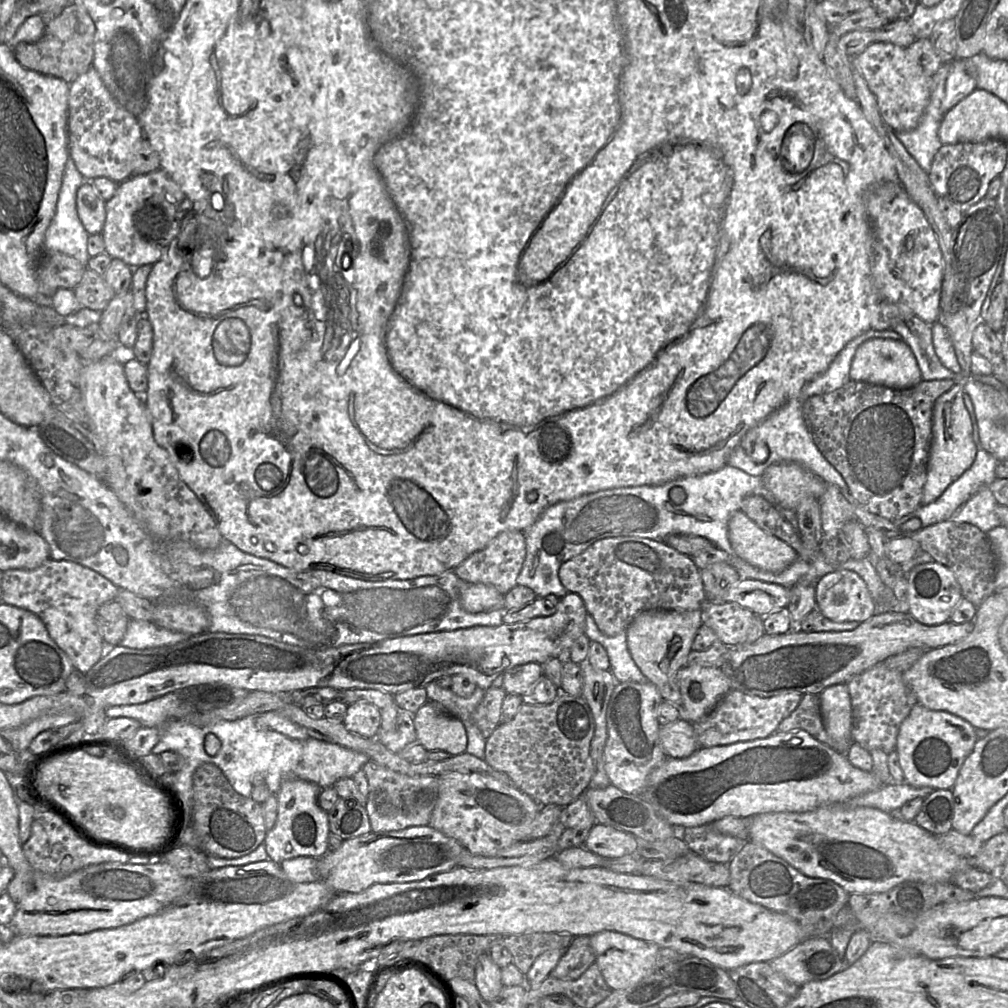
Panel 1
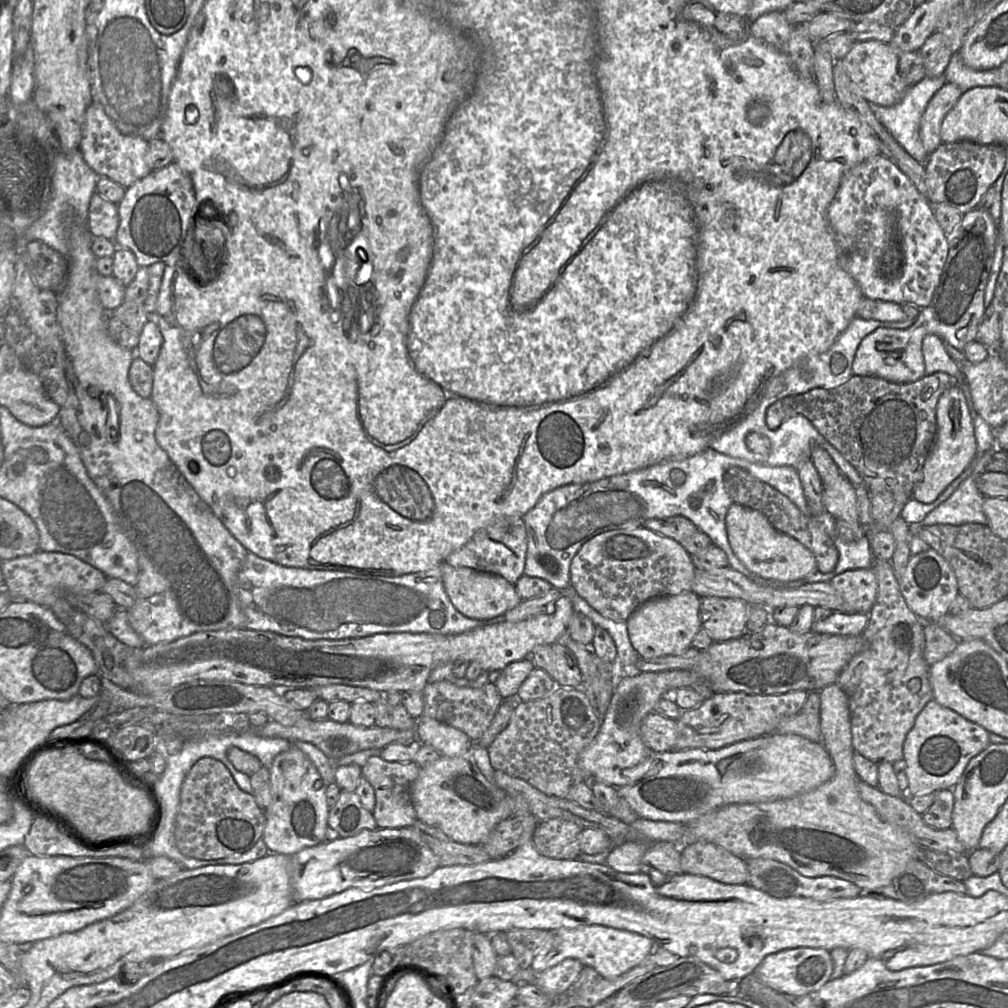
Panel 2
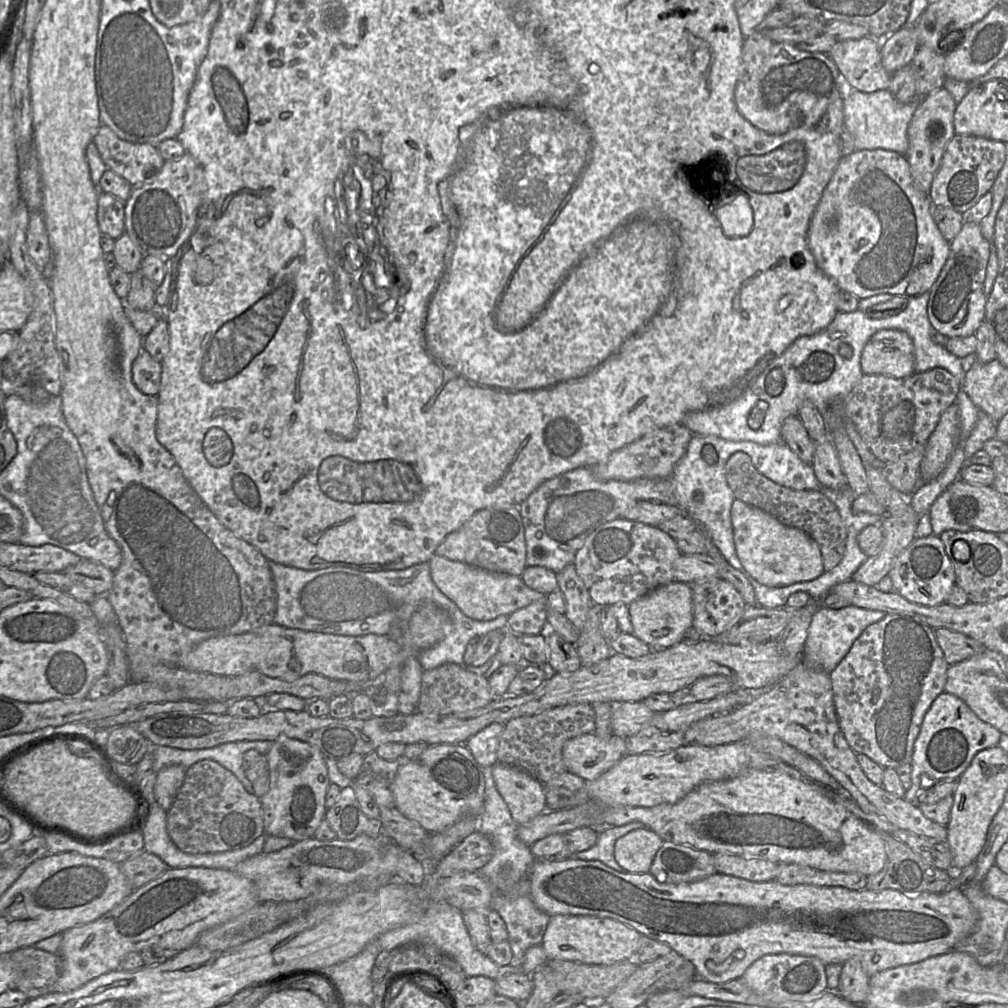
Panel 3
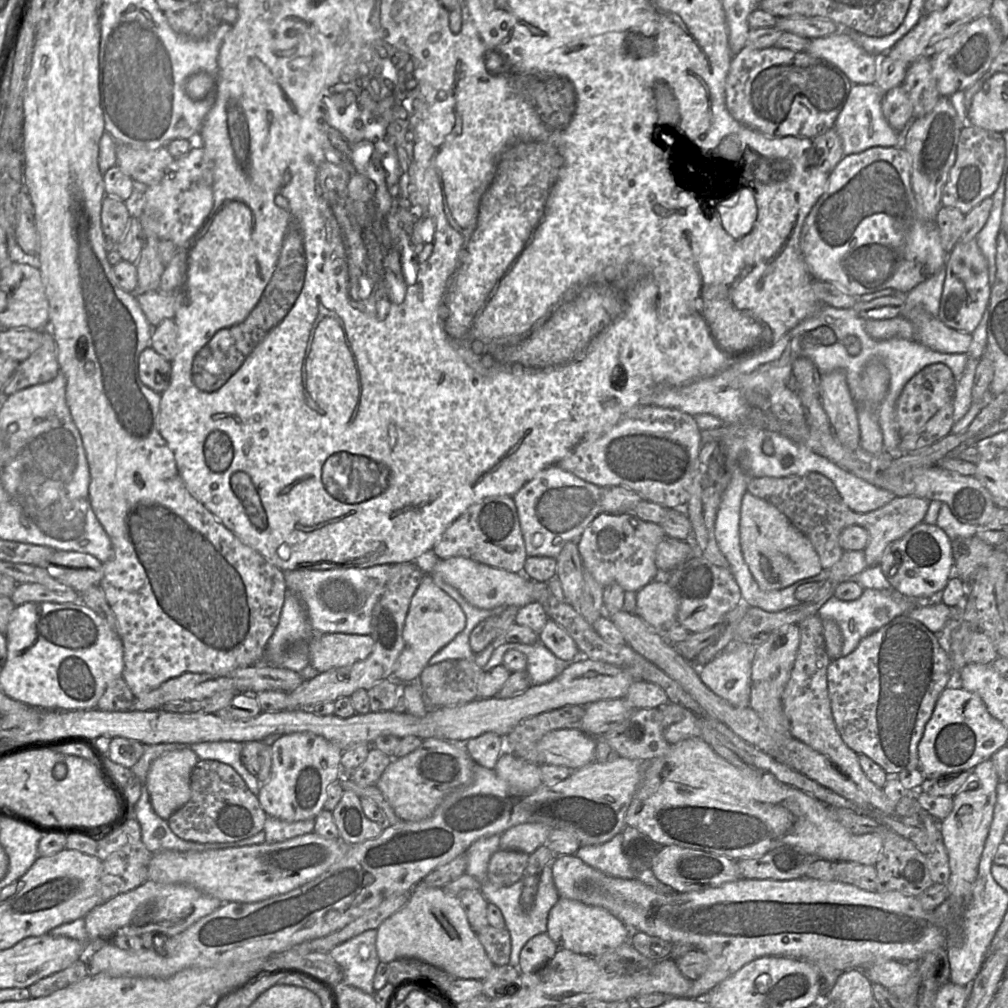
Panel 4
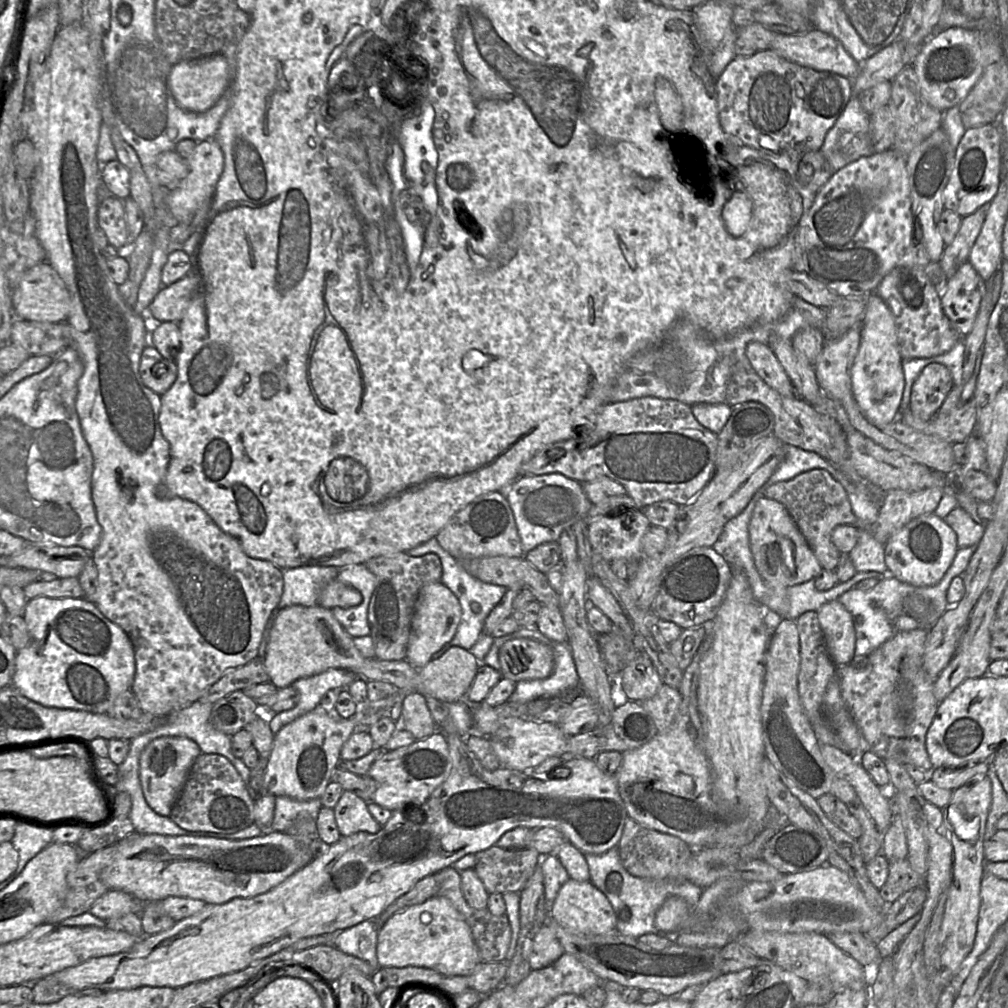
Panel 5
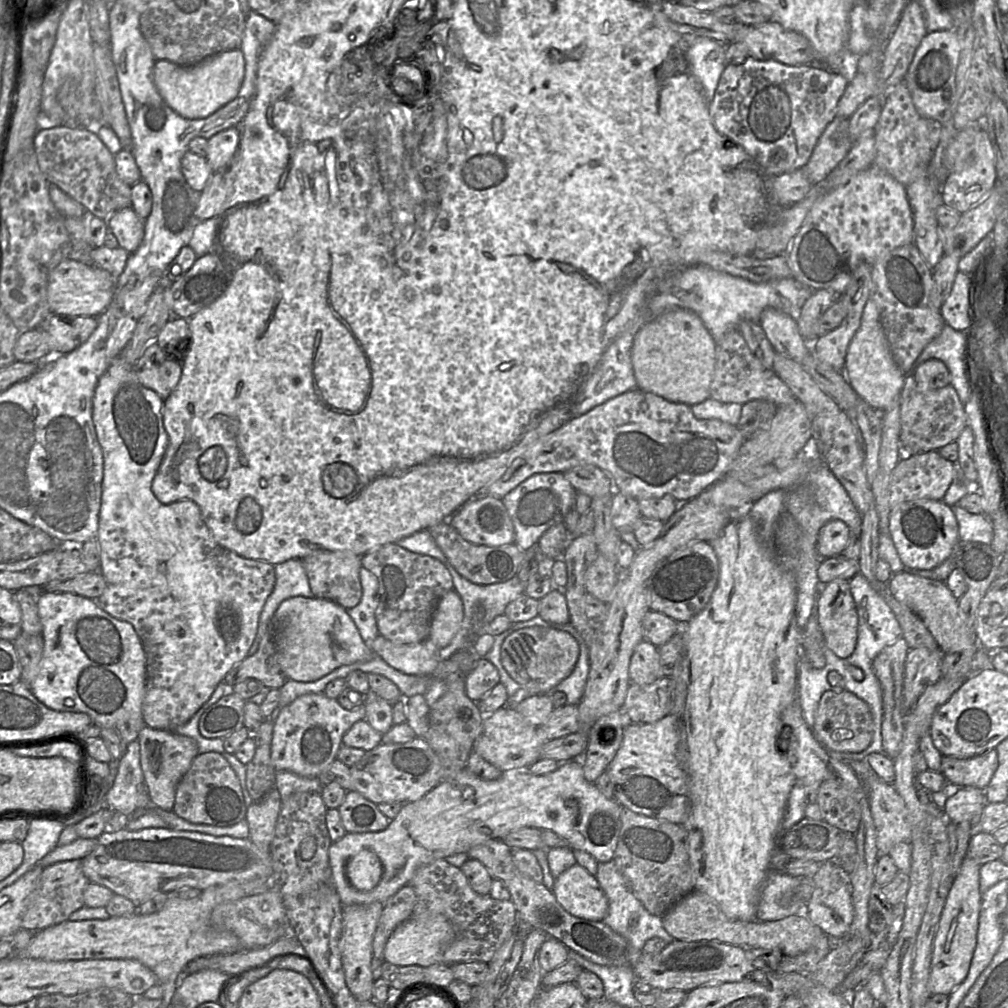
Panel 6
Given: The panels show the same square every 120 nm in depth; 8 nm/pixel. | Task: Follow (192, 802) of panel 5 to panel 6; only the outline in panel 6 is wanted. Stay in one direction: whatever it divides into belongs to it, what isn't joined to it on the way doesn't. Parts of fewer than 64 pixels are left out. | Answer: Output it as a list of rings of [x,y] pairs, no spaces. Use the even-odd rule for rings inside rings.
[[[206,752],[193,759],[179,781],[172,811],[178,817],[195,824],[225,827],[244,820],[247,808],[240,781],[229,762],[220,753]]]

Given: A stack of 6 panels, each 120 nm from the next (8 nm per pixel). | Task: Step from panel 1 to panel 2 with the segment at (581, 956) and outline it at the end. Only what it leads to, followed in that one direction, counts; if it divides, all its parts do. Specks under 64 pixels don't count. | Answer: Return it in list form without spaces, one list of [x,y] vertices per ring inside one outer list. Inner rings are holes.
[[[567,958],[535,975],[534,983],[548,996],[560,997],[576,981],[583,968],[579,960]]]

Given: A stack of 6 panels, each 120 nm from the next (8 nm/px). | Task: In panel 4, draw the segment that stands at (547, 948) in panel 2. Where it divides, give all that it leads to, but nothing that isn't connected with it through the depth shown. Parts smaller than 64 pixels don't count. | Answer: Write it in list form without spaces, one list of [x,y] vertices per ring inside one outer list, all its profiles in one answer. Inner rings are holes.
[[[559,897],[548,915],[547,934],[559,949],[593,957],[629,942],[632,930],[604,908]]]

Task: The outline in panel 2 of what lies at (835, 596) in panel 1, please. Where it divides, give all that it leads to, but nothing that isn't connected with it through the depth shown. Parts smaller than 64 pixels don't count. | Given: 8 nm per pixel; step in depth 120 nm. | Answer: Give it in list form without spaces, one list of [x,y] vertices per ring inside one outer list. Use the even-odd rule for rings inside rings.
[[[873,568],[845,571],[832,578],[830,583],[838,591],[845,603],[850,607],[850,613],[846,614],[869,613],[878,592],[878,582]]]

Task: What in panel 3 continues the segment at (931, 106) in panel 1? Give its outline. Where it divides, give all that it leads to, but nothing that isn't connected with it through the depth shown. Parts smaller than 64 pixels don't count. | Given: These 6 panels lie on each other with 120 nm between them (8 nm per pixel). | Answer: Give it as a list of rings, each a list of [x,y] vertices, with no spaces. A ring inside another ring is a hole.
[[[847,89],[842,97],[844,131],[840,137],[844,155],[857,150],[874,149],[906,154],[909,146],[908,127],[922,98],[917,97],[912,102],[903,104],[897,101],[889,90],[864,93],[855,89]]]

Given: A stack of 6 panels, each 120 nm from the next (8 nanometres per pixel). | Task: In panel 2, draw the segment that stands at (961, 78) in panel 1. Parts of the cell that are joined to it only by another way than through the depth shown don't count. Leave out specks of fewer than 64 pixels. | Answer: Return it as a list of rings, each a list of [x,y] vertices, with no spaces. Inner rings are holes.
[[[945,83],[929,101],[920,122],[920,138],[929,155],[942,144],[942,122],[963,93],[957,85]]]

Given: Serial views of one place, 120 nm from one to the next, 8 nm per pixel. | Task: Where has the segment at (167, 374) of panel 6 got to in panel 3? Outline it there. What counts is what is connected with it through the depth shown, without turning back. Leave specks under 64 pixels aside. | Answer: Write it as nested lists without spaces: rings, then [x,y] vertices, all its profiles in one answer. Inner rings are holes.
[[[141,350],[133,361],[132,381],[139,391],[147,395],[159,392],[162,366],[146,350]]]

